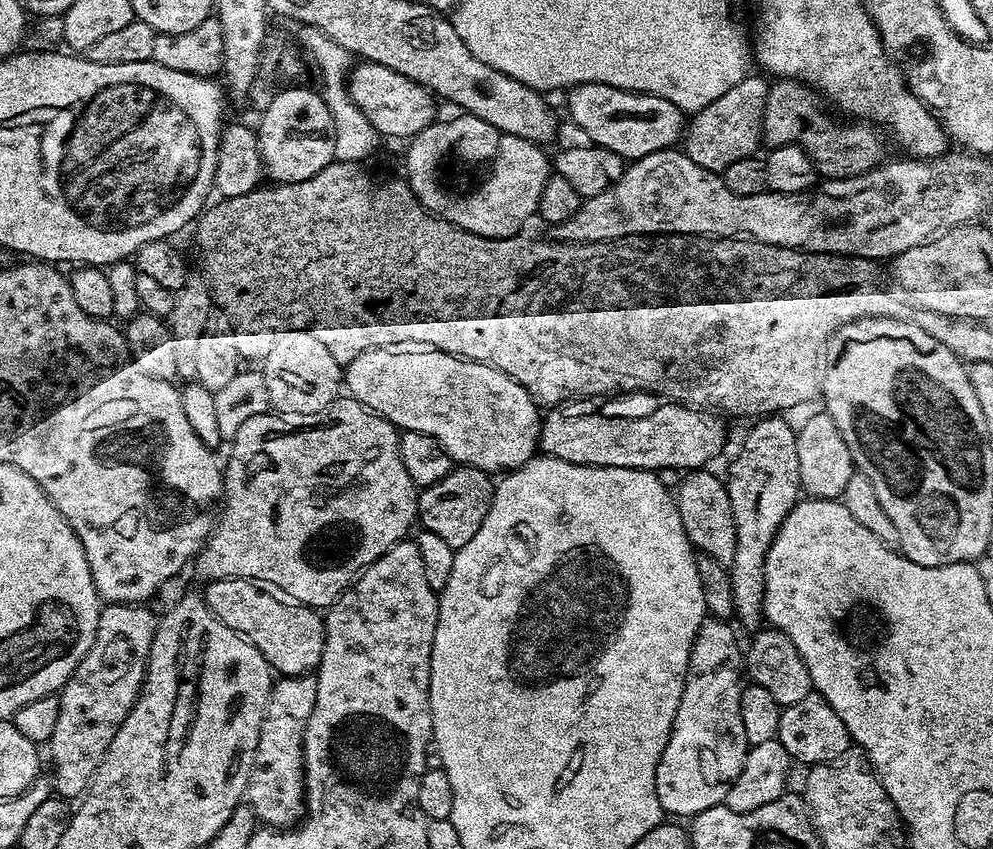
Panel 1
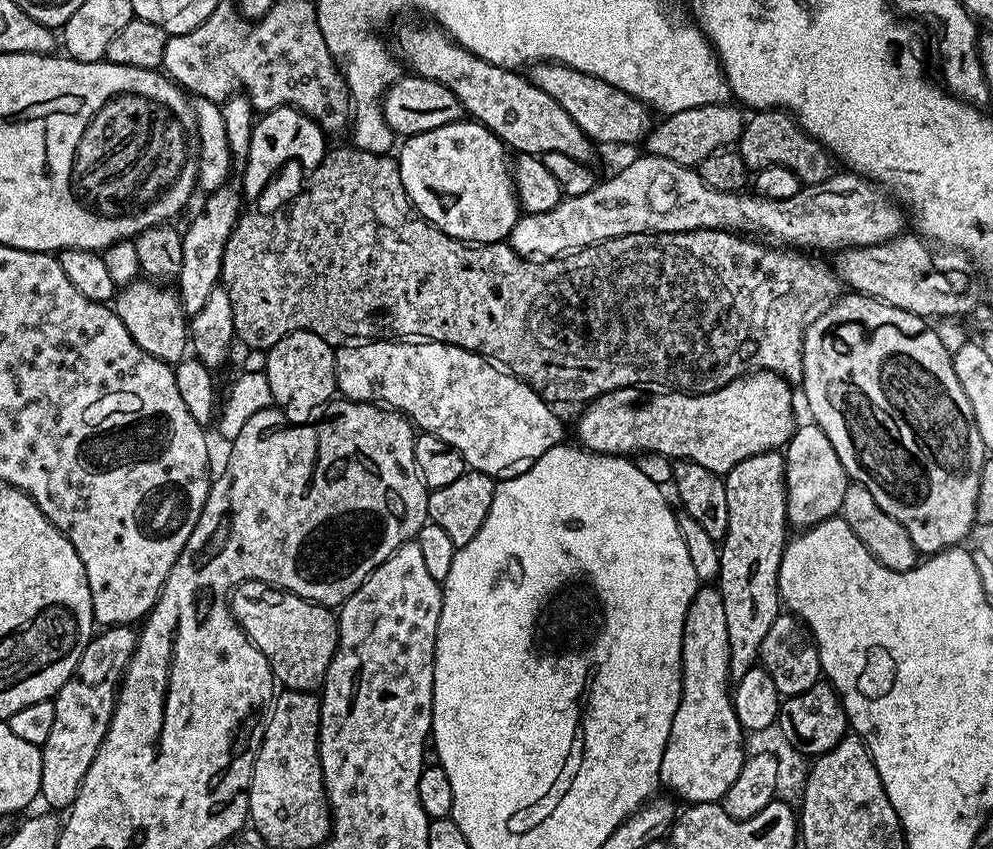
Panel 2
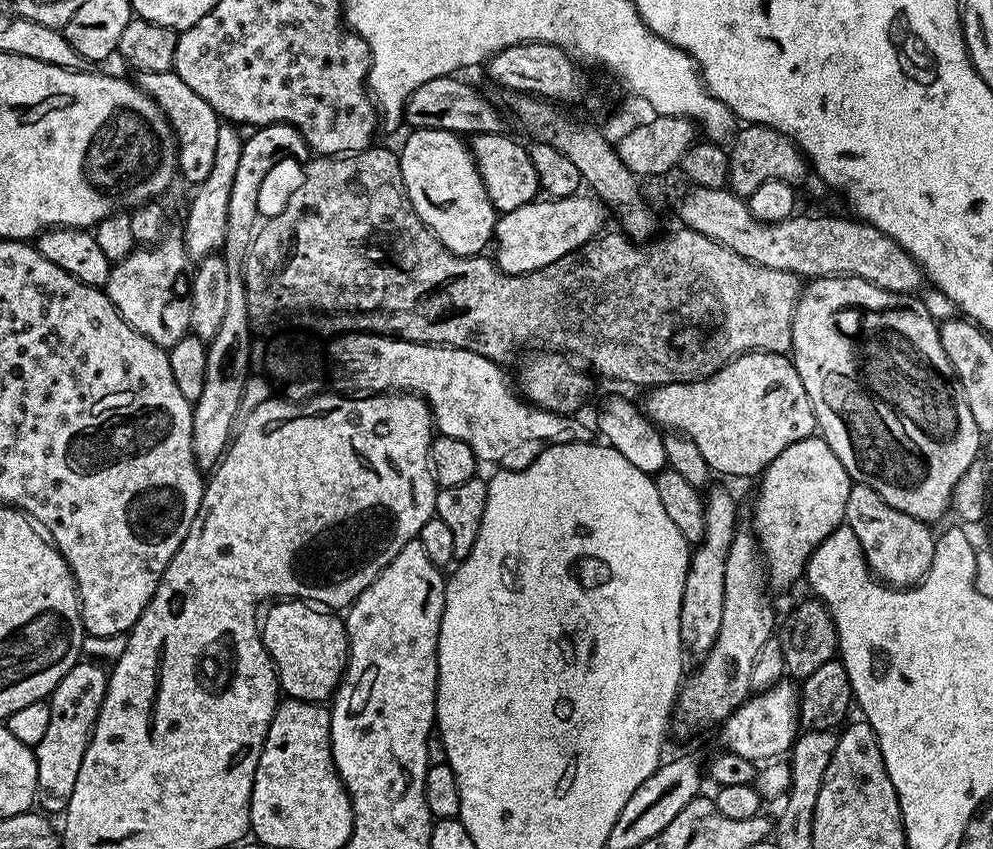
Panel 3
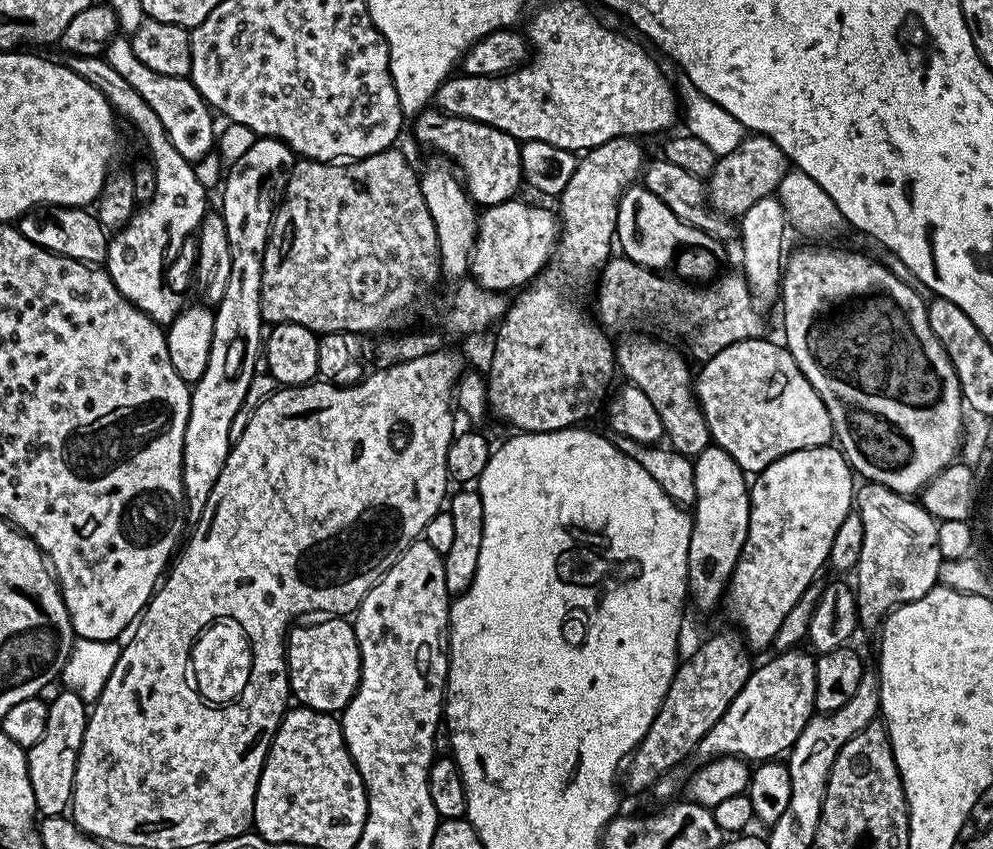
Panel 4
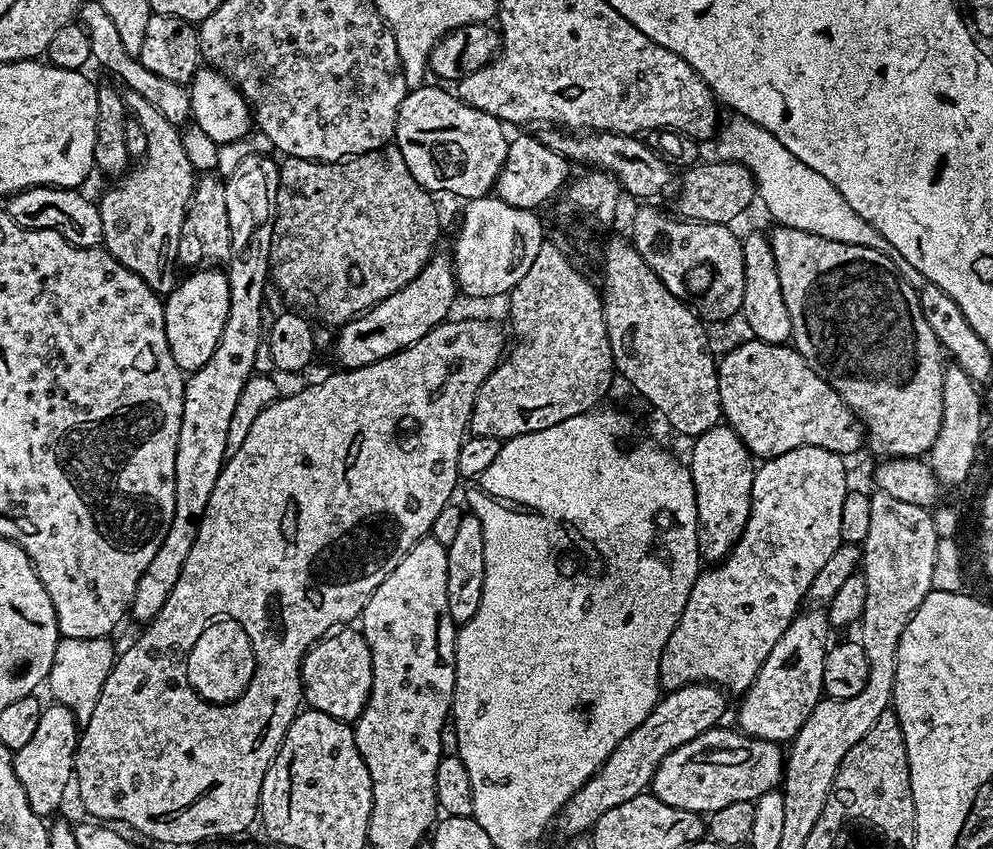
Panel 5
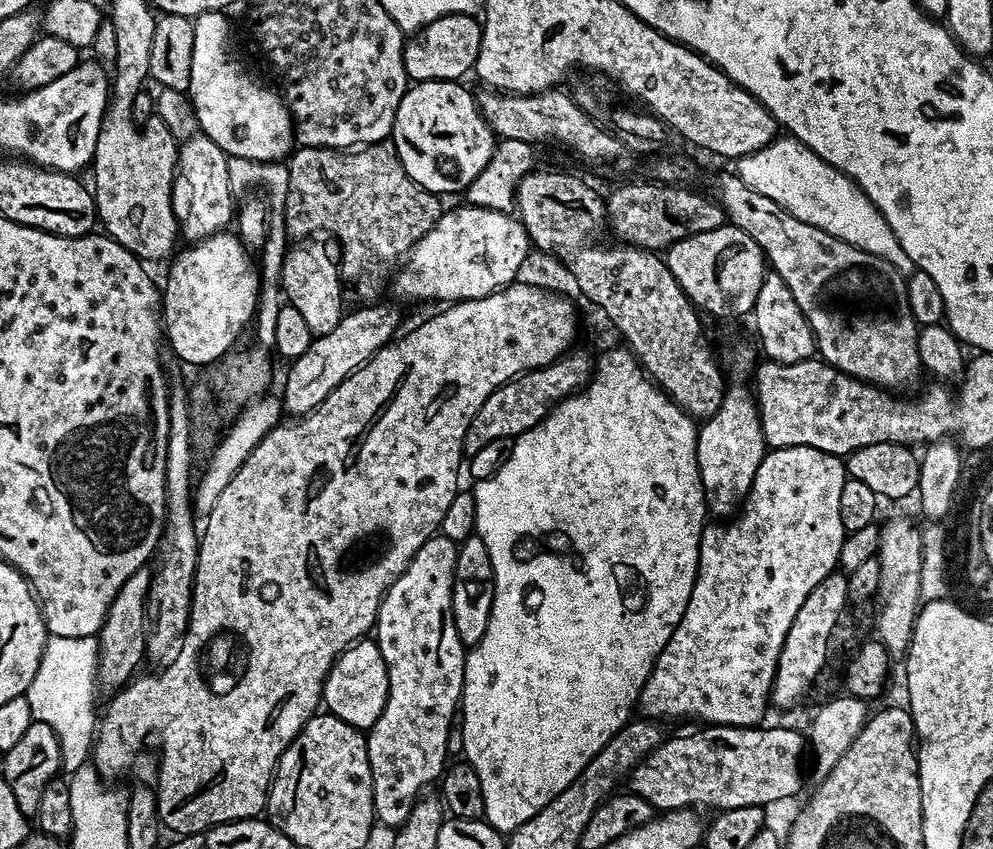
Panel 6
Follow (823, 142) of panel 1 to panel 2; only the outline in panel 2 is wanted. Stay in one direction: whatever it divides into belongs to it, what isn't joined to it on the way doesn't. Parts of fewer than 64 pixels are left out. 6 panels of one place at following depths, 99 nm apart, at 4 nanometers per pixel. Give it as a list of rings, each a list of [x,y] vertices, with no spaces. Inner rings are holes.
[[[765,108],[753,111],[751,115],[747,117],[738,141],[740,157],[742,162],[746,162],[749,170],[759,170],[768,166],[786,166],[804,186],[826,182],[834,175],[832,153],[823,144],[817,142],[809,132],[805,132],[789,112],[779,108]]]

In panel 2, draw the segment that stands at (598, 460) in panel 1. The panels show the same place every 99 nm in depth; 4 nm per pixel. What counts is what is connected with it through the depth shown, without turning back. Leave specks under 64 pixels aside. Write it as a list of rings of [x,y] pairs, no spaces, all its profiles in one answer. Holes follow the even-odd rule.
[[[750,372],[740,376],[734,382],[730,382],[726,386],[722,386],[713,392],[682,392],[679,390],[660,390],[657,396],[649,398],[645,404],[636,404],[636,388],[619,388],[616,392],[607,392],[604,396],[598,396],[591,401],[583,409],[584,413],[576,420],[576,436],[581,445],[587,448],[589,452],[601,452],[604,456],[623,456],[631,457],[631,452],[653,452],[656,456],[669,456],[669,461],[689,460],[698,466],[706,466],[706,470],[717,474],[727,474],[731,468],[738,466],[738,462],[742,462],[746,458],[754,458],[754,454],[762,454],[763,452],[775,452],[783,449],[791,440],[793,432],[798,427],[798,419],[796,420],[796,408],[792,405],[792,388],[793,385],[785,380],[783,376],[779,376],[777,372]]]

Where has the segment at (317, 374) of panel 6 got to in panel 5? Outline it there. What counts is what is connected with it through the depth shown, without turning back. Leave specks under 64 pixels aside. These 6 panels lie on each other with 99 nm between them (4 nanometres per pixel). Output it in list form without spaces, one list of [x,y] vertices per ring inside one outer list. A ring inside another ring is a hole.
[[[441,250],[433,251],[432,259],[402,290],[390,294],[382,302],[372,308],[367,308],[361,316],[347,320],[339,325],[334,336],[334,351],[341,369],[361,368],[370,366],[387,356],[398,354],[418,338],[426,338],[430,330],[444,323],[453,315],[452,303],[458,297],[456,283],[456,265],[453,257]],[[340,332],[340,333],[339,333]]]

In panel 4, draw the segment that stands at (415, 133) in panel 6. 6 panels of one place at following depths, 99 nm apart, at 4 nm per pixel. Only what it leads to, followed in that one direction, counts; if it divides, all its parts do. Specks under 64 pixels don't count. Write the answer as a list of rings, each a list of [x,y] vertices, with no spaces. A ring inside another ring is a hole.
[[[425,110],[415,117],[416,140],[433,148],[433,153],[447,158],[458,169],[462,183],[477,205],[492,208],[513,199],[522,188],[524,167],[520,161],[521,141],[494,126],[457,116],[447,116],[439,110]]]

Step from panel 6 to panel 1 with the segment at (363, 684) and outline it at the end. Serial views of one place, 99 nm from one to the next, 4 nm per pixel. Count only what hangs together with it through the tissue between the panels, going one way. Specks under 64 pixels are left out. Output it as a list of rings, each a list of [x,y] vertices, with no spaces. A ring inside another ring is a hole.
[[[209,580],[206,587],[208,589],[202,592],[202,599],[209,610],[230,626],[230,630],[239,632],[252,647],[258,649],[273,673],[306,676],[319,668],[324,649],[324,616],[317,609],[306,604],[285,602],[250,580]]]

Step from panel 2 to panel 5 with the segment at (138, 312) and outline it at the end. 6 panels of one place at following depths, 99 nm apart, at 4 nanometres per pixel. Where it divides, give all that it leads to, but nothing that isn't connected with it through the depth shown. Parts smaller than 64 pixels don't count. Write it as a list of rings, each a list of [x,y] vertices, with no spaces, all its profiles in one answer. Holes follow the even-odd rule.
[[[143,107],[138,114],[140,124],[148,135],[148,148],[144,151],[140,164],[129,167],[123,176],[115,181],[113,188],[104,192],[104,197],[99,197],[98,203],[102,214],[102,244],[110,255],[126,270],[138,274],[149,284],[157,294],[167,294],[174,287],[172,280],[172,267],[176,264],[176,255],[180,252],[180,235],[186,232],[186,217],[188,204],[192,201],[192,190],[196,187],[197,177],[191,166],[189,158],[183,149],[182,132],[177,125],[171,124],[161,112],[149,107]]]

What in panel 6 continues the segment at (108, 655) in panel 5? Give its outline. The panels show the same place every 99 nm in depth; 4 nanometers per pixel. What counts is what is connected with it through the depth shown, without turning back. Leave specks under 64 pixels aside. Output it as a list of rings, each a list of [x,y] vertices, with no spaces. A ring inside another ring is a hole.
[[[49,635],[44,643],[42,658],[38,662],[38,674],[34,674],[34,682],[30,682],[26,693],[30,702],[33,720],[46,722],[50,730],[58,738],[60,747],[60,766],[66,773],[76,772],[83,766],[84,760],[89,759],[90,749],[94,743],[94,733],[98,728],[98,712],[95,704],[98,697],[98,685],[96,683],[96,667],[100,657],[100,641],[96,636],[86,638],[62,638]]]

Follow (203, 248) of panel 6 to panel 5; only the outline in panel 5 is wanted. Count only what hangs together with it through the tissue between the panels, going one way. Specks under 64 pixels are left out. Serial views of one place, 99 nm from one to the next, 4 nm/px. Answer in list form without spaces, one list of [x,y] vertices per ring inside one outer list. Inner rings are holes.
[[[212,266],[205,269],[205,272],[186,277],[181,284],[179,281],[164,300],[164,325],[170,354],[174,354],[174,362],[185,374],[197,372],[206,366],[206,362],[210,362],[230,314],[231,294],[227,271]]]

